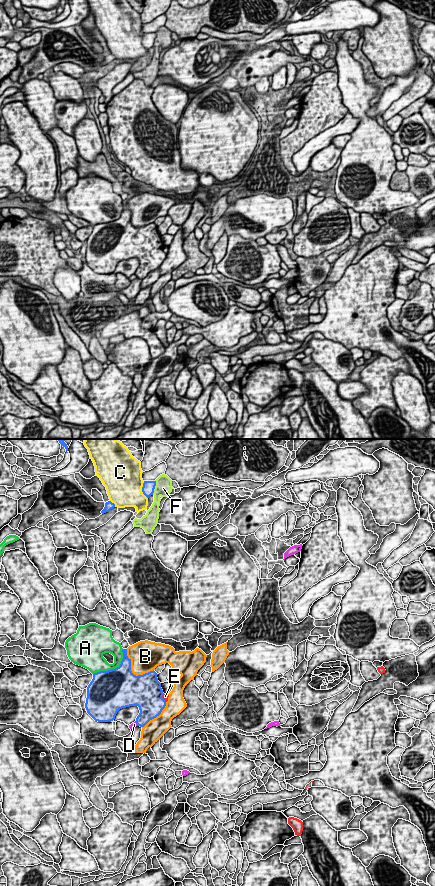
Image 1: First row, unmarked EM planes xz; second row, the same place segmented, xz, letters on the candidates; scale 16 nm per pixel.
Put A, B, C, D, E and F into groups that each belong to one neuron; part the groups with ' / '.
A / B / C / D / E / F

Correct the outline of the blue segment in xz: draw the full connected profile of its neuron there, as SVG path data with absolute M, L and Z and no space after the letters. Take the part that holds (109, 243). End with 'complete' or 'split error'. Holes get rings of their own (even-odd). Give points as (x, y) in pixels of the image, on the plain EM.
M127 201L122 204L119 219L93 226L87 239L85 260L95 273L111 274L120 261L138 258L140 265L135 274L137 278L144 279L165 260L164 245L154 222L134 227Z; complete

